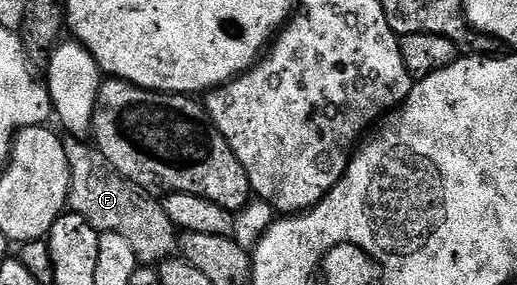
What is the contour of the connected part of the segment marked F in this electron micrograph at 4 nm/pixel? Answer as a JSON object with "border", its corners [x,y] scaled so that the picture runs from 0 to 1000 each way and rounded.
{"border":[[[151,481],[126,491],[135,582],[133,737],[162,761],[193,818],[224,818],[255,860],[269,926],[304,930],[346,877],[348,825],[325,775],[311,709],[292,674],[275,670],[240,625],[172,498]]]}

